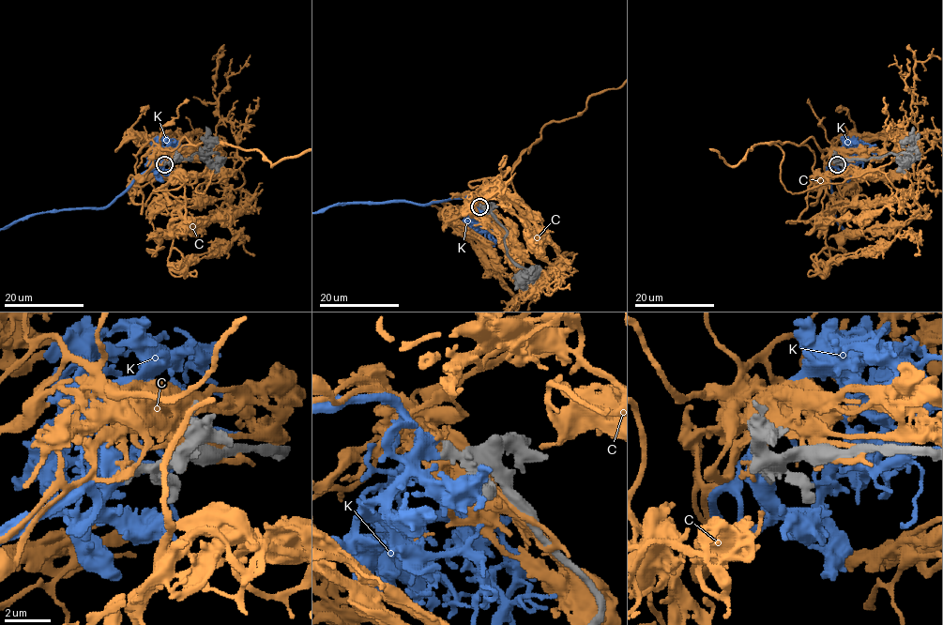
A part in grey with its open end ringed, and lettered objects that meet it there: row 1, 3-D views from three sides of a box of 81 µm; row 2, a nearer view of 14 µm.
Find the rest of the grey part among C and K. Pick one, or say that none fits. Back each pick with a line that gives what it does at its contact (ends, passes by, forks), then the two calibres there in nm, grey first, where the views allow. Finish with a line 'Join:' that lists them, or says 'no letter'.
K: it ends; calibres 480 and 550 nm
Join: K

